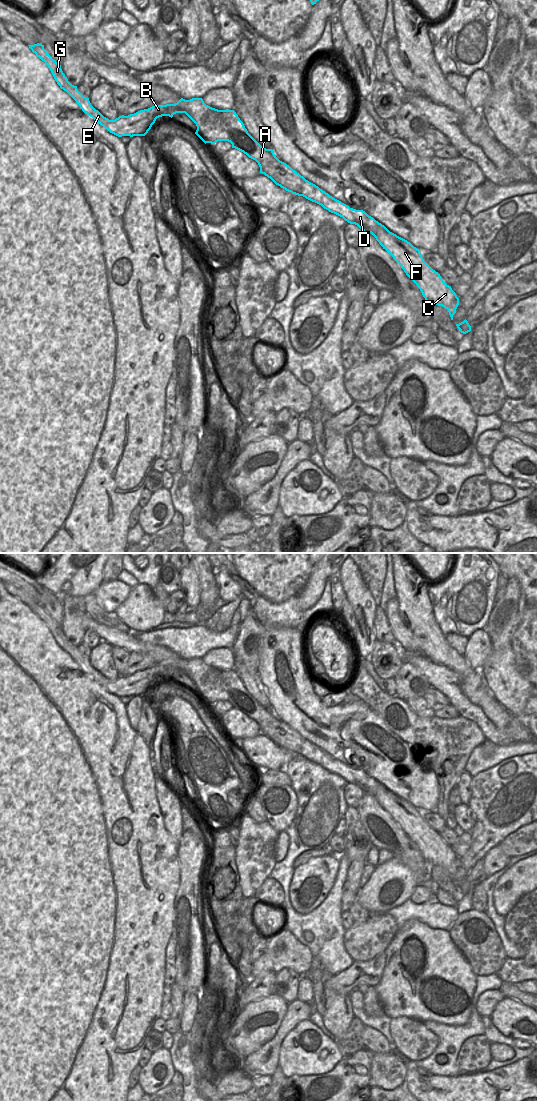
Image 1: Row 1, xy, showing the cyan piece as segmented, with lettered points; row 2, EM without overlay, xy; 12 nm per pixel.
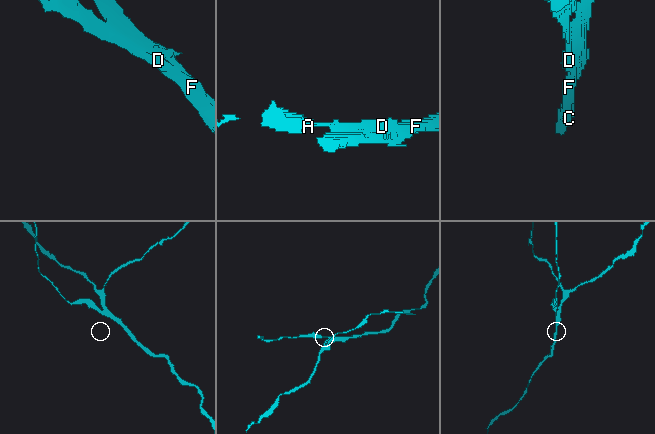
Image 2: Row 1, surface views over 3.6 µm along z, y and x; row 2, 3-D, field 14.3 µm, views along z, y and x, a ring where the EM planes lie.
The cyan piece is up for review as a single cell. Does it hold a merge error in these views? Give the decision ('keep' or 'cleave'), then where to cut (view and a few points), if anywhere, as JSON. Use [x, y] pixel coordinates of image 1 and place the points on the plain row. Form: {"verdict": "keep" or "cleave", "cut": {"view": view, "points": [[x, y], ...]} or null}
{"verdict": "cleave", "cut": {"view": "xy", "points": [[321, 749], [317, 749], [314, 752], [315, 756], [310, 760]]}}

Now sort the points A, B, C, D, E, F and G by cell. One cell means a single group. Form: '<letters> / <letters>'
A B E G / C D F

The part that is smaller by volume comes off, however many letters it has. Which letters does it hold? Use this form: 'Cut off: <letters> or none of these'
Cut off: A, B, E, G

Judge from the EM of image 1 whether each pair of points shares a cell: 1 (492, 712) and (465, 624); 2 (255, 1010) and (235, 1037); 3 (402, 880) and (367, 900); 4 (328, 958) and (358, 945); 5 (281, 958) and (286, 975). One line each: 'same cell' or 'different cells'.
1: different cells
2: same cell
3: same cell
4: different cells
5: different cells

